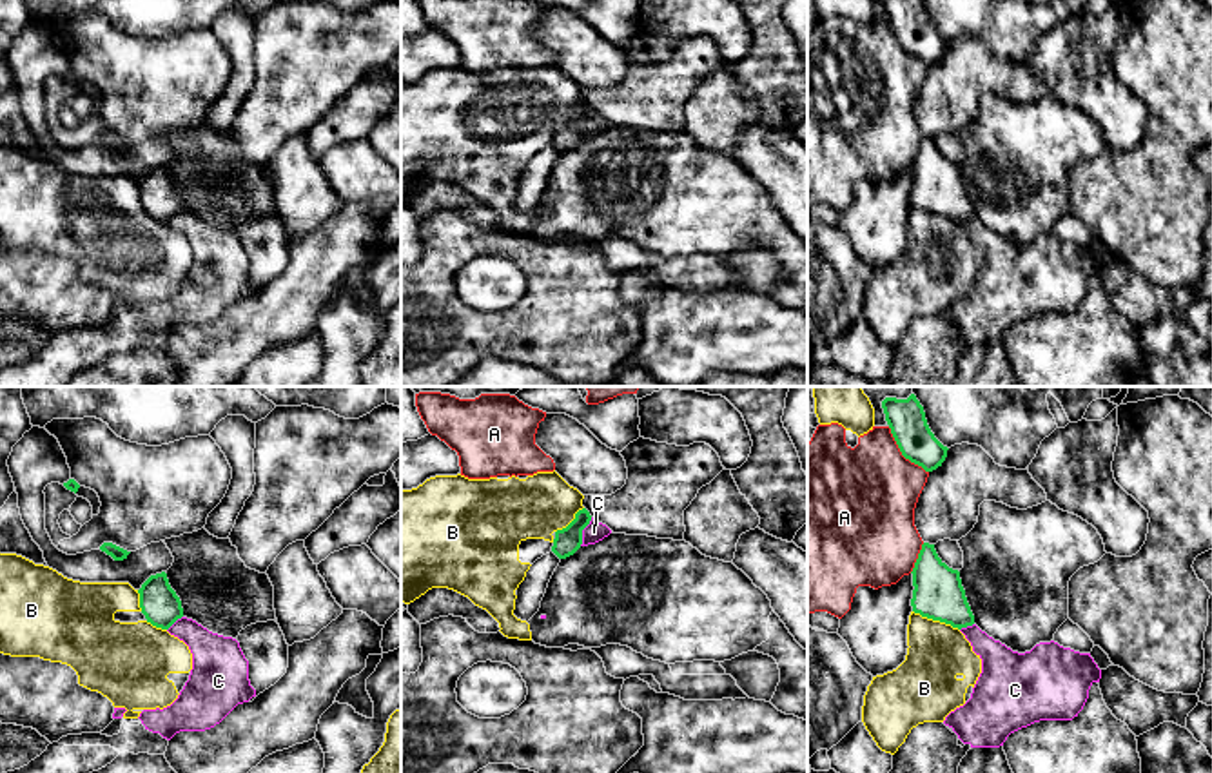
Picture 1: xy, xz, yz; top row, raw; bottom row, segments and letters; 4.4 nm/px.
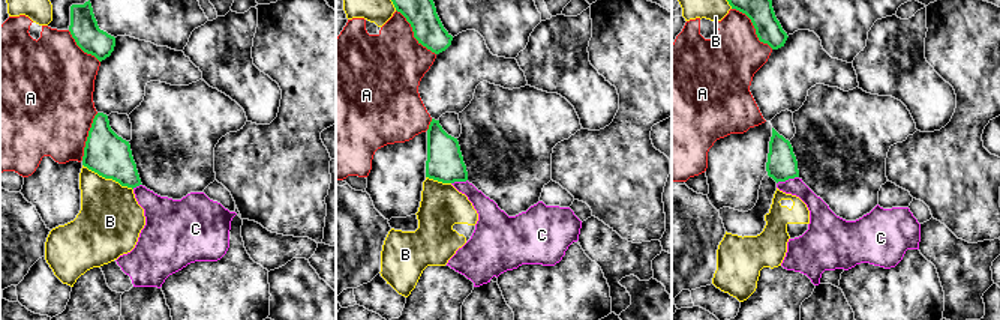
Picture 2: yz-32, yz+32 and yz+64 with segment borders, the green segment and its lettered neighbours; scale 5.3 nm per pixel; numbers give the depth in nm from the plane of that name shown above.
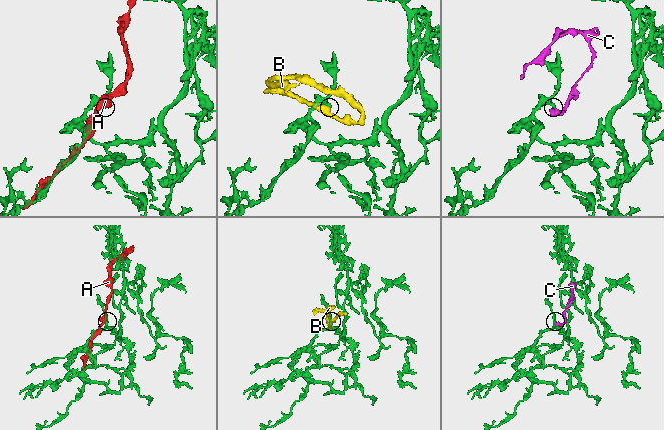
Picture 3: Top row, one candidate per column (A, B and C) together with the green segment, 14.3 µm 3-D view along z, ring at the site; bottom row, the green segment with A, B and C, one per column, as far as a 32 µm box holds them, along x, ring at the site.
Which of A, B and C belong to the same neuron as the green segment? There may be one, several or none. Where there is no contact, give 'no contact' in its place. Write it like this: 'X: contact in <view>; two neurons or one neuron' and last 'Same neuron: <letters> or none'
A: contact in yz; two neurons
B: contact in yz; two neurons
C: contact in xz; two neurons
Same neuron: none

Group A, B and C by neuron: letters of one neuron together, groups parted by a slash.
A / B / C

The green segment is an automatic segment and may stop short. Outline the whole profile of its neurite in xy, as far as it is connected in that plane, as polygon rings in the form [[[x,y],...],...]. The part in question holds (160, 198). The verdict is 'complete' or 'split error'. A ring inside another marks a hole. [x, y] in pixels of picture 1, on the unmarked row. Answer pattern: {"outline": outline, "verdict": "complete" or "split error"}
{"outline": [[[165,165],[151,169],[142,178],[138,187],[142,207],[152,220],[169,223],[178,212],[183,210],[181,194],[171,181]]], "verdict": "complete"}

